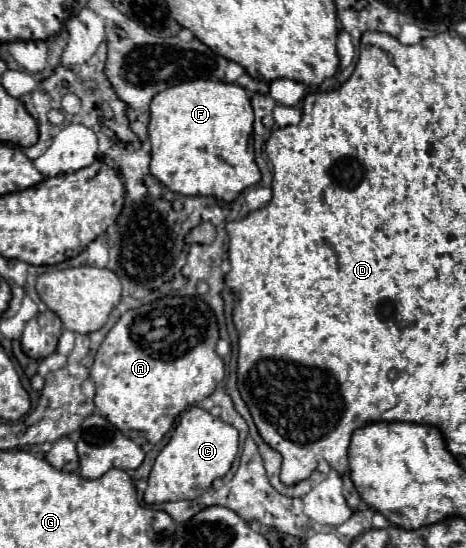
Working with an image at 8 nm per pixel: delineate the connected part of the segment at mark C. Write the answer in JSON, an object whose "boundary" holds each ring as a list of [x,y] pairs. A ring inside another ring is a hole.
{"boundary":[[[189,408],[181,414],[171,440],[167,446],[159,452],[151,474],[149,474],[149,486],[145,490],[145,502],[147,504],[161,504],[161,502],[173,502],[173,500],[193,500],[195,496],[201,496],[215,478],[221,478],[229,472],[235,456],[237,456],[239,436],[237,430],[223,422],[217,416],[211,416],[203,408]]]}

